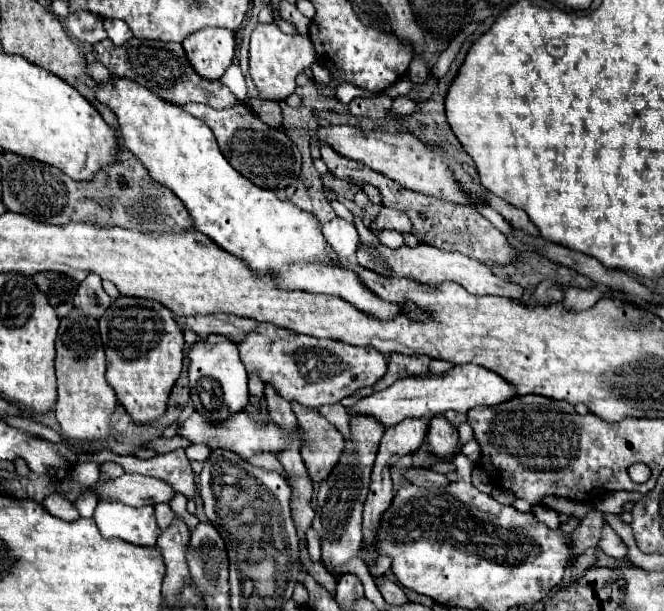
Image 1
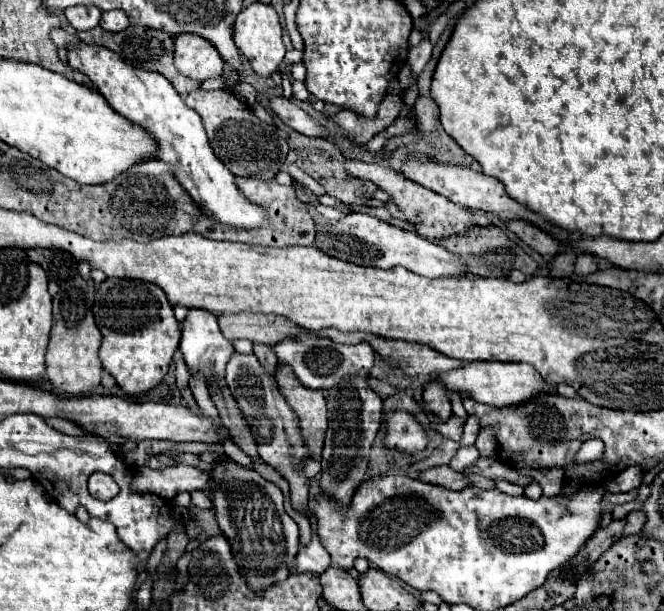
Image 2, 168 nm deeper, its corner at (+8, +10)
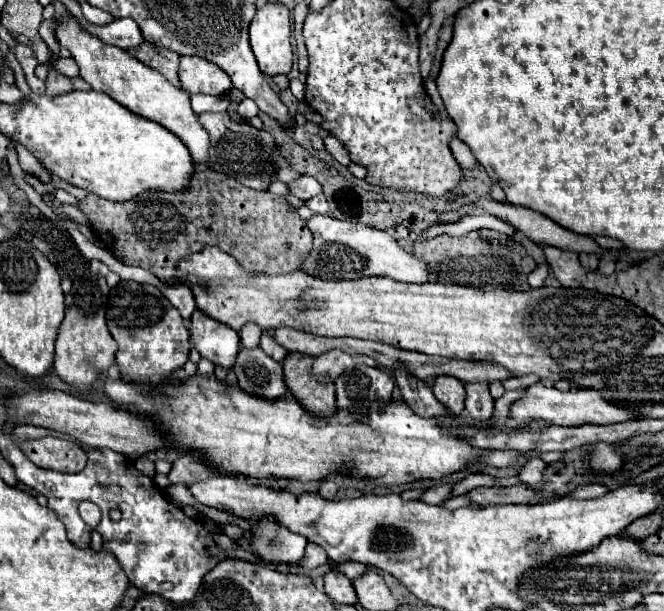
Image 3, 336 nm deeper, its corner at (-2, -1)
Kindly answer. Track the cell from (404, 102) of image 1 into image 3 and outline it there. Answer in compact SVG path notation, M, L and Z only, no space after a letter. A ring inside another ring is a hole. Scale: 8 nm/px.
M329 134L327 138L325 138L325 148L341 162L341 164L345 164L345 166L349 166L351 164L351 158L349 158L349 150L347 150L347 146L339 140L339 138L335 138L333 134Z

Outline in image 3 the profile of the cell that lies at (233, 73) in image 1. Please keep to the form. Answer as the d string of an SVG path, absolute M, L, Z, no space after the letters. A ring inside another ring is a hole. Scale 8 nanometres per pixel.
M191 94L191 106L195 114L203 112L221 112L227 110L229 98L225 94L221 96L209 96L209 94Z

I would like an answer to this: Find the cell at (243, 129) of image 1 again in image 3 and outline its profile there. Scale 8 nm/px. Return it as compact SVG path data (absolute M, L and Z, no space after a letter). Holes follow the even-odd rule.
M205 112L199 114L201 126L211 136L211 148L209 148L209 160L211 168L215 172L223 172L241 184L255 188L255 190L267 190L269 184L275 180L277 162L275 156L279 154L275 138L265 132L253 128L249 122L235 122L229 112Z

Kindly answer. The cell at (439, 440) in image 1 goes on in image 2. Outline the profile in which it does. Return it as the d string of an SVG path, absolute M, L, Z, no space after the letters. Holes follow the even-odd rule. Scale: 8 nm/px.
M429 381L429 385L425 385L423 389L423 401L443 421L451 417L451 401L447 395L449 391L445 391L445 385L441 385L439 381Z

